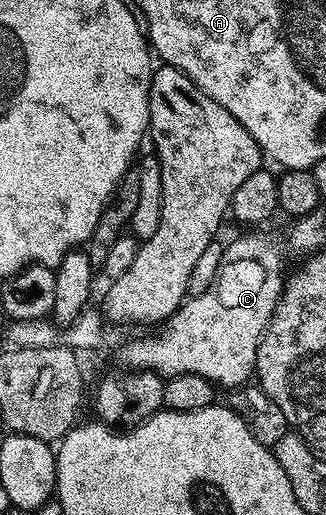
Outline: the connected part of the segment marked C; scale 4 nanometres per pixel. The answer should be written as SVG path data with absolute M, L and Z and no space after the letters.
M245 236L242 240L237 240L232 245L231 243L226 247L221 265L219 266L219 274L215 278L215 282L211 282L211 286L203 294L198 296L189 296L188 299L182 303L181 307L164 321L162 330L158 336L147 336L143 340L133 340L130 344L125 344L121 348L121 360L126 369L140 370L143 372L155 372L162 378L172 378L175 376L199 376L203 380L208 380L214 386L222 384L225 390L232 390L240 388L254 375L257 367L257 347L261 344L261 337L265 334L265 327L271 322L273 311L277 309L277 304L281 300L281 292L285 289L285 282L287 279L287 271L285 272L285 252L281 248L272 248L269 245L269 240L265 236Z

